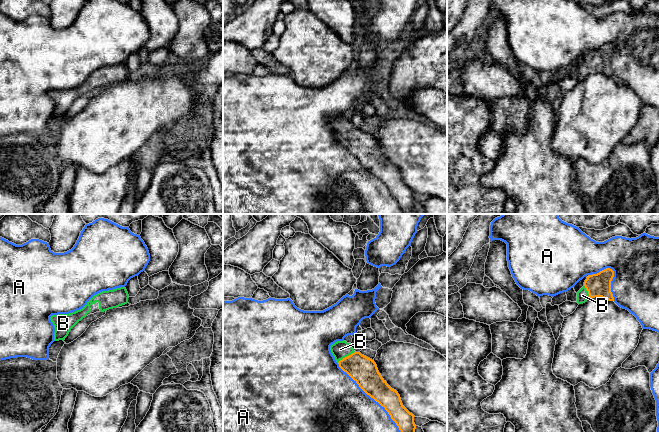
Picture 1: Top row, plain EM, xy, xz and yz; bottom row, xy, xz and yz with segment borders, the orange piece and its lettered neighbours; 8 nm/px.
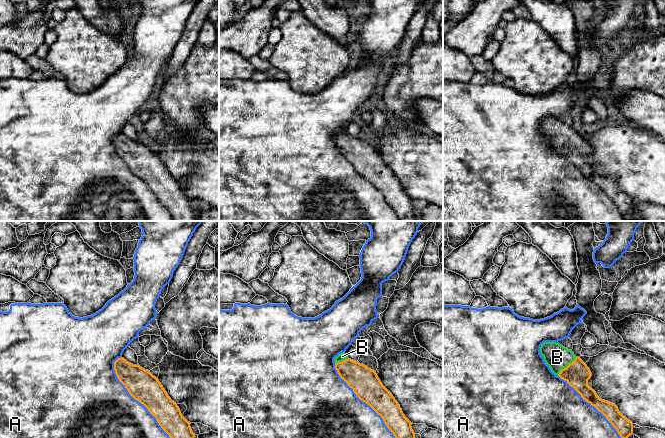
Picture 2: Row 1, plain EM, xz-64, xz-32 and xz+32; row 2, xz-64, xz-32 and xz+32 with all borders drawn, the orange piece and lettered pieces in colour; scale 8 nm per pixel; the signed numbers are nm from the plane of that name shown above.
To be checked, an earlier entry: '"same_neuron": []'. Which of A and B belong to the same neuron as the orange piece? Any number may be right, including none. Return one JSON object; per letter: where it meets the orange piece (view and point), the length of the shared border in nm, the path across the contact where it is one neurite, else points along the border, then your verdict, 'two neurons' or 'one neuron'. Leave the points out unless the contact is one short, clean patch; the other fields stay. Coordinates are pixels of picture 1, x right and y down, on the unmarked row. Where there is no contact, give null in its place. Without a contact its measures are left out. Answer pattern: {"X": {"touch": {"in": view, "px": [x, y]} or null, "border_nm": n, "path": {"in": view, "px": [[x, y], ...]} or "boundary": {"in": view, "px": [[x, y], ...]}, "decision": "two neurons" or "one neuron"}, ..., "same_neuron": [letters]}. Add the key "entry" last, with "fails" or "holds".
{"A": {"touch": {"in": "xz", "px": [375, 176]}, "border_nm": 800, "decision": "two neurons"}, "B": {"touch": {"in": "xz", "px": [345, 133]}, "border_nm": 170, "path": {"in": "xz", "px": [[363, 146], [345, 133], [340, 125]]}, "decision": "one neuron"}, "same_neuron": ["B"], "entry": "fails"}

